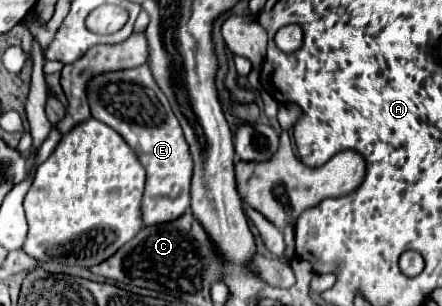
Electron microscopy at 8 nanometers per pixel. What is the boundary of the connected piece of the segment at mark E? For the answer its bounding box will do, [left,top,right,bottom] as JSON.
[87,66,193,226]

